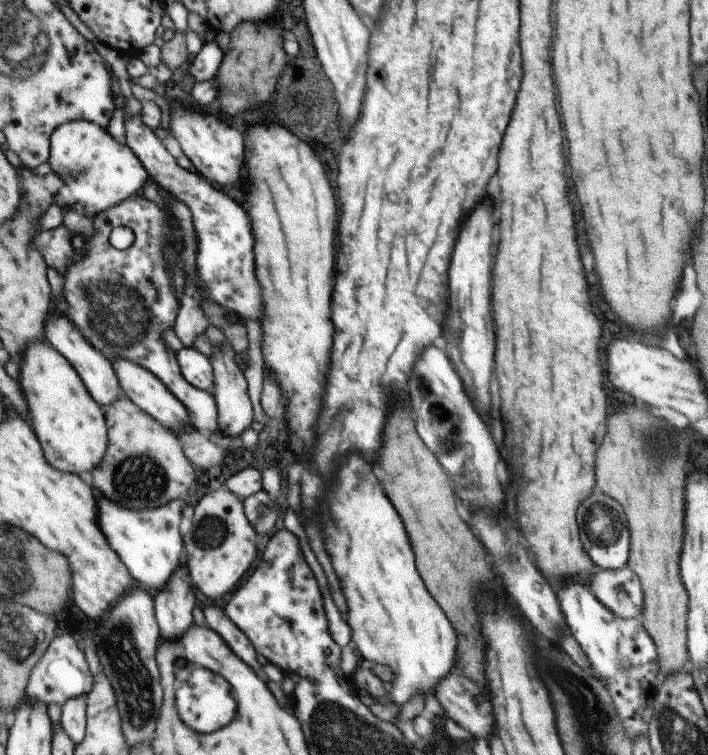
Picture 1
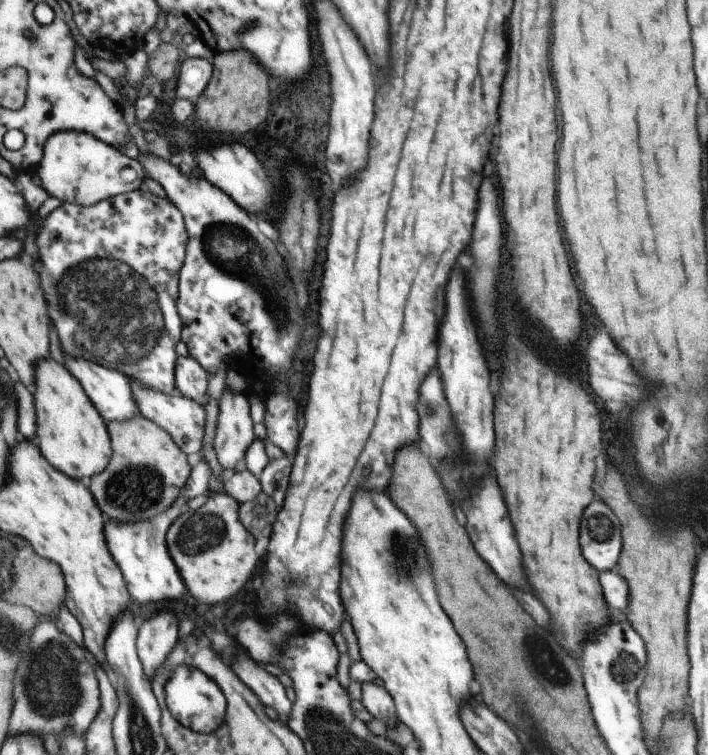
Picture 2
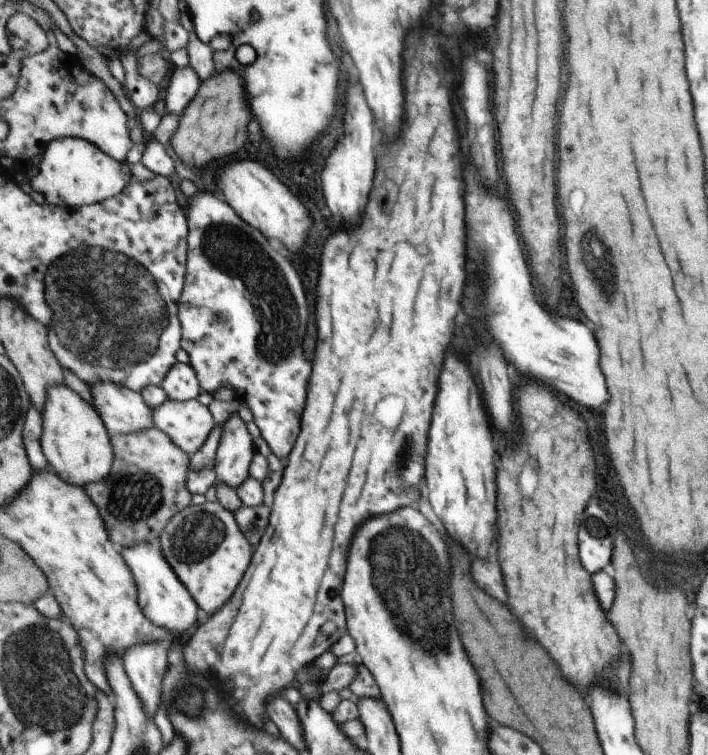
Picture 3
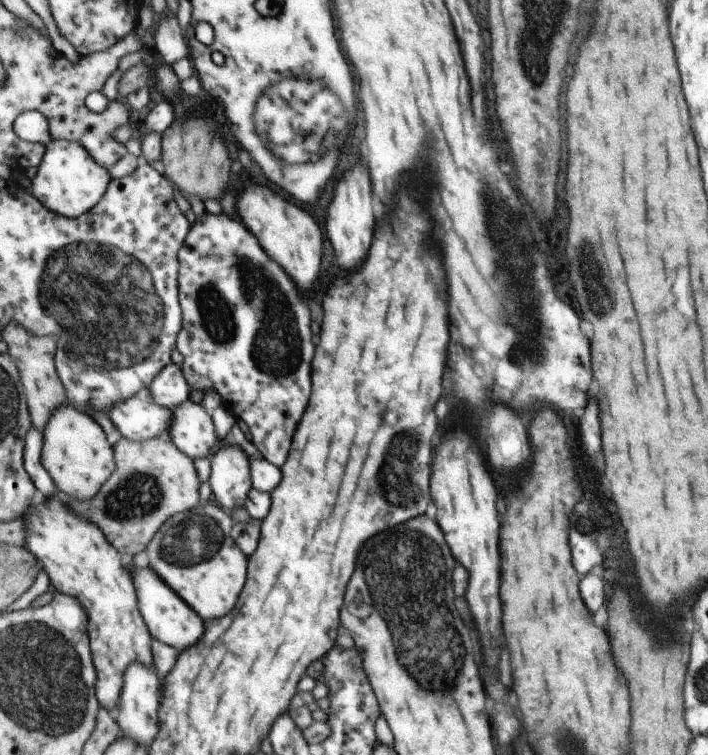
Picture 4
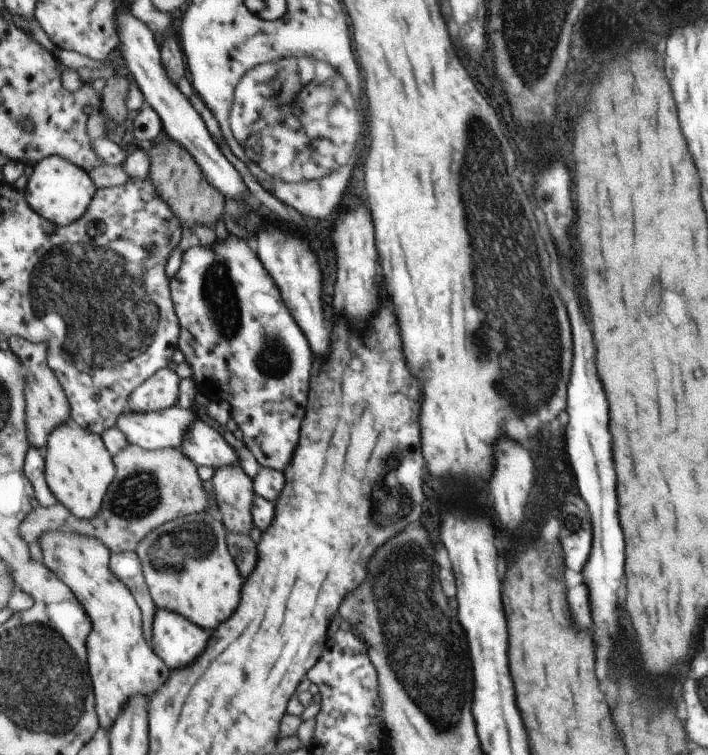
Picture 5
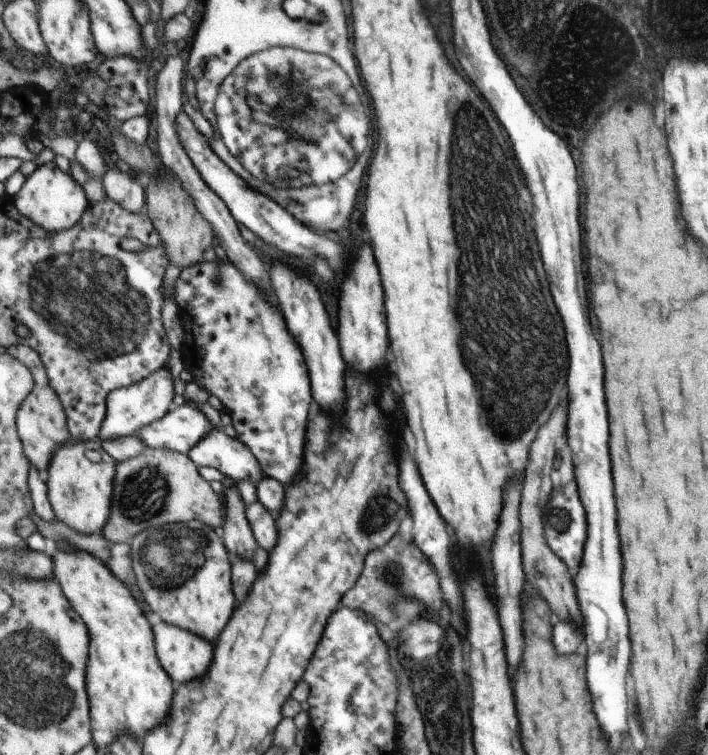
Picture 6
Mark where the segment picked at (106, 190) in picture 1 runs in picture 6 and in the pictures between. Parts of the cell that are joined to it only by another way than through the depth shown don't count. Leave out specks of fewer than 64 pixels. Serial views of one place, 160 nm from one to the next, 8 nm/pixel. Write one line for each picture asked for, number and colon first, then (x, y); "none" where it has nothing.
2: (77, 166)
3: (74, 172)
4: (70, 182)
5: (58, 189)
6: (50, 197)

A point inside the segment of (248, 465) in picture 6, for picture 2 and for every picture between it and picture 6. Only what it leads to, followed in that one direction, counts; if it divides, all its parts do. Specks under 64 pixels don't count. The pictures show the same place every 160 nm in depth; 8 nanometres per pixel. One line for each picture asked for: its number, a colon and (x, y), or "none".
2: (185, 419)
3: (189, 423)
4: (194, 431)
5: (207, 447)

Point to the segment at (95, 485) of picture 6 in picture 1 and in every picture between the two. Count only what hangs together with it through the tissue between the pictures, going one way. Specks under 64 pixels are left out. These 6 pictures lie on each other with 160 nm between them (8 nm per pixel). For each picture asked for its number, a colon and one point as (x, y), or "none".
1: (72, 425)
2: (72, 433)
3: (75, 439)
4: (77, 453)
5: (79, 466)

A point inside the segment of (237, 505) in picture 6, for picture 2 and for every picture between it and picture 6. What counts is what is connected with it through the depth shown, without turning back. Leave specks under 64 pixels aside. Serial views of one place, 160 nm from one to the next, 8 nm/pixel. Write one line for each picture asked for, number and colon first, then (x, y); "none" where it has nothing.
2: (234, 434)
3: (236, 451)
4: (231, 481)
5: (233, 491)

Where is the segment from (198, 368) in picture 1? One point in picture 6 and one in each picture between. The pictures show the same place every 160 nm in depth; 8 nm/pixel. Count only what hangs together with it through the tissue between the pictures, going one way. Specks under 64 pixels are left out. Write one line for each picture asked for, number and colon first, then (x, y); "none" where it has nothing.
2: (192, 380)
3: (182, 383)
4: (171, 388)
5: (162, 391)
6: (130, 408)

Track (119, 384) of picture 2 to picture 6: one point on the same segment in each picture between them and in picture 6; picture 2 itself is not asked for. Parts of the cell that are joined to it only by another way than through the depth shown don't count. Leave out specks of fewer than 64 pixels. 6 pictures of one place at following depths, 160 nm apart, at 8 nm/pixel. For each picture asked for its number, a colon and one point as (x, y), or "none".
3: (123, 410)
4: (137, 420)
5: (152, 430)
6: (181, 429)

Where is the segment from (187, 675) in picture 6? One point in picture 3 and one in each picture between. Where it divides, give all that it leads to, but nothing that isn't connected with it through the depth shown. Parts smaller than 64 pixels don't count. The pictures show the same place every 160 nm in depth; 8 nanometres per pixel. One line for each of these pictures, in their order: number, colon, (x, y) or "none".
3: (164, 598)
4: (172, 621)
5: (178, 641)

